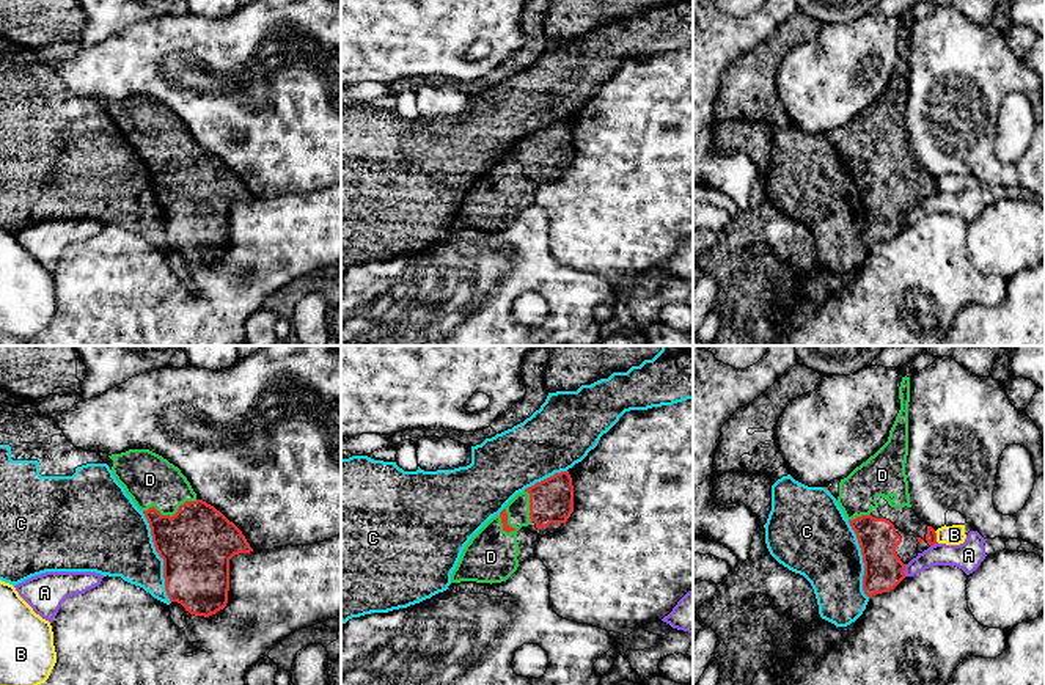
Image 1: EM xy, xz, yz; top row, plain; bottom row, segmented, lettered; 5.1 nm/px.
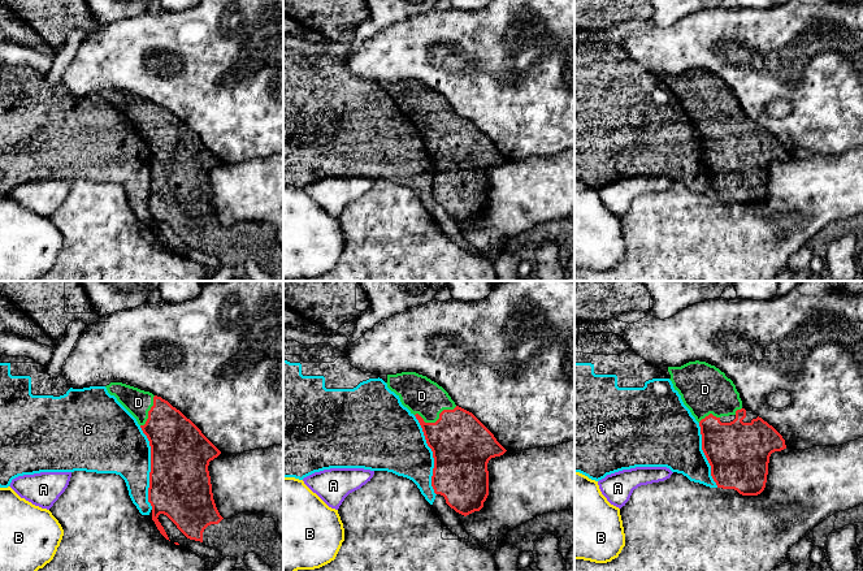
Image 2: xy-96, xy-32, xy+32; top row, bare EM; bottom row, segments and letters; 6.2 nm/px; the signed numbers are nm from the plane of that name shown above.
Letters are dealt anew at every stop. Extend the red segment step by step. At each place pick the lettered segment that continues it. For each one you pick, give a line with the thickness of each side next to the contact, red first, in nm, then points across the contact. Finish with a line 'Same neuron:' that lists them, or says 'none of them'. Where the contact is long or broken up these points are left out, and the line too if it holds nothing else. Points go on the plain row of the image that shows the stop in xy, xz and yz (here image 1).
D: 380 nm thick on the red side, 260 nm on the other
Same neuron: D

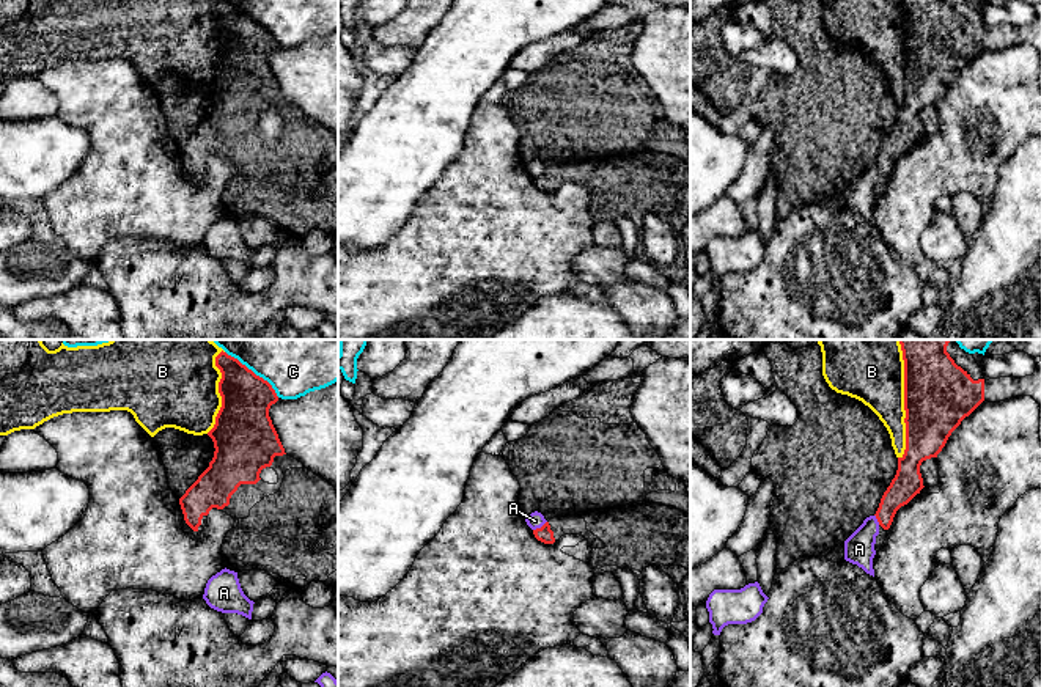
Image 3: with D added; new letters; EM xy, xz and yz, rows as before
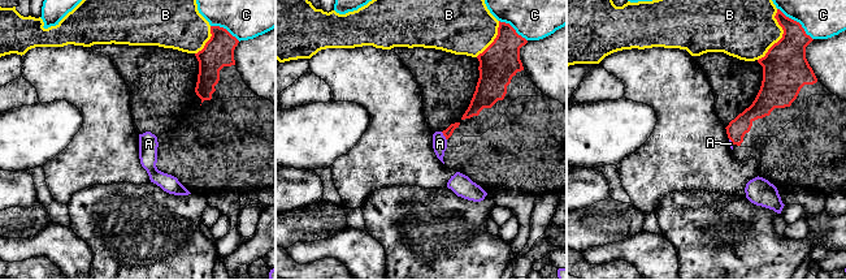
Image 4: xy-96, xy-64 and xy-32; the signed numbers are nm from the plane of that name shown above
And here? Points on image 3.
Same neuron: none of them

